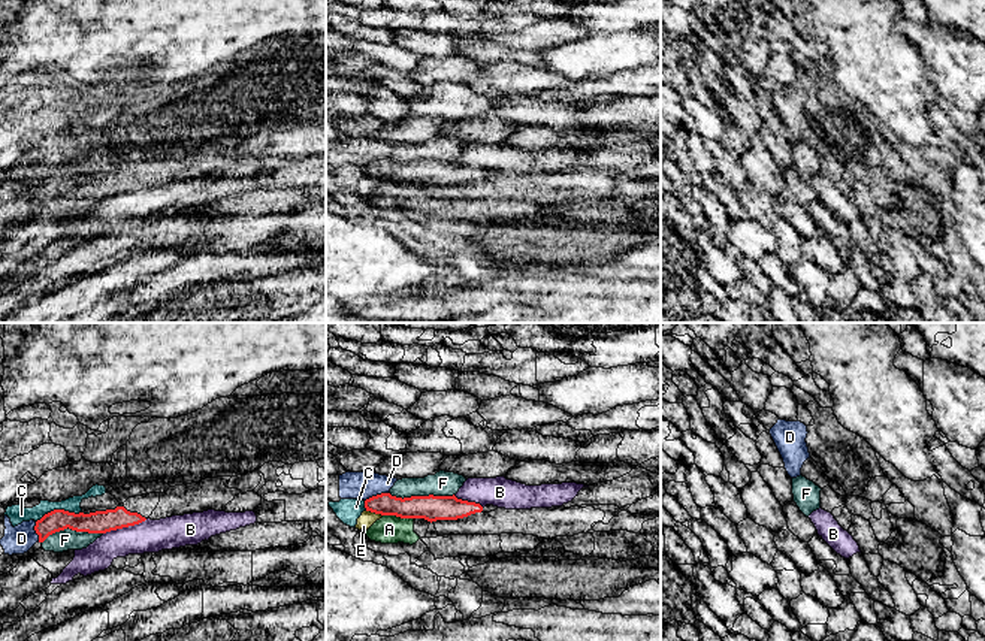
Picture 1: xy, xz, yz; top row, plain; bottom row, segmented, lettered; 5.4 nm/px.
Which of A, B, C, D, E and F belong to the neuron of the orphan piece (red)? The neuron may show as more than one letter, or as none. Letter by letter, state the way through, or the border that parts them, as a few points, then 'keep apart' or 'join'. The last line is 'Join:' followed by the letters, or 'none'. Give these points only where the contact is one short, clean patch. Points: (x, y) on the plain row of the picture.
A: border xz (383, 180), (413, 184); keep apart
B: keep apart
C: border xy (79, 177), (51, 175), (36, 187); keep apart
D: border xz (387, 157), (372, 160), (365, 166); keep apart
E: border xz (366, 175), (381, 181); keep apart
F: border xz (389, 157), (402, 163), (453, 160); keep apart
Join: none

